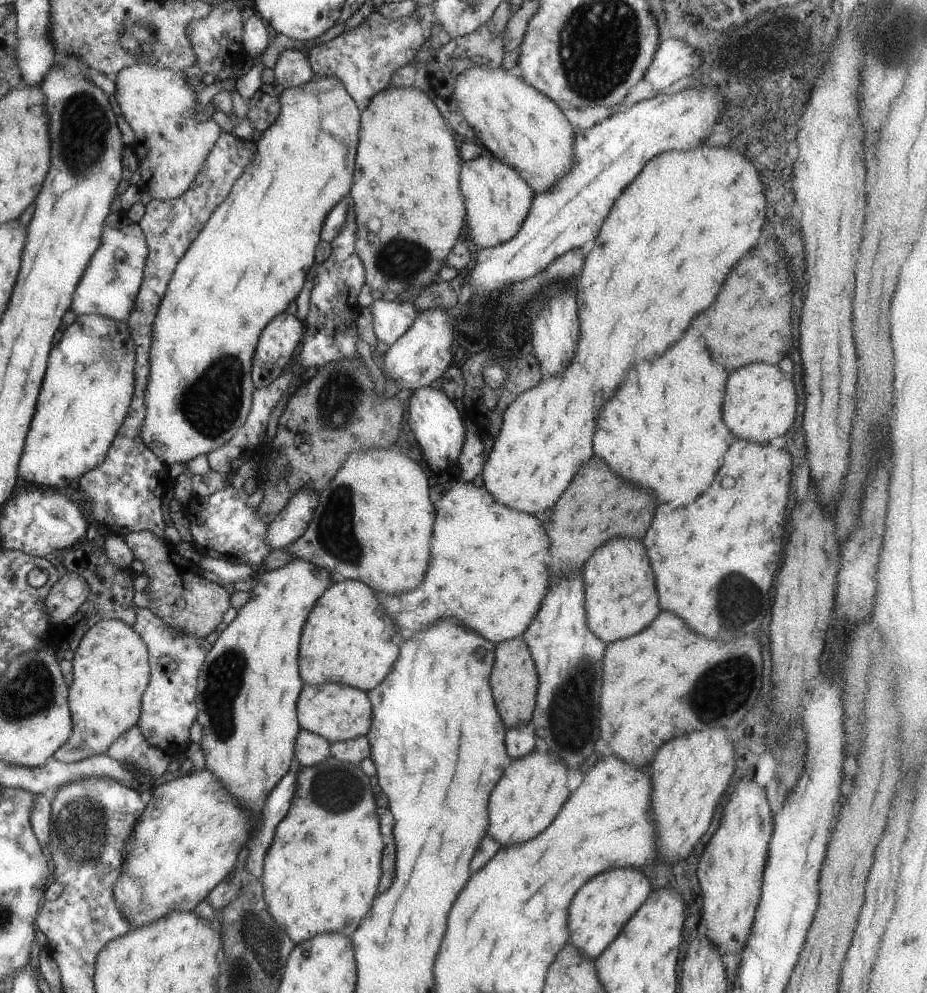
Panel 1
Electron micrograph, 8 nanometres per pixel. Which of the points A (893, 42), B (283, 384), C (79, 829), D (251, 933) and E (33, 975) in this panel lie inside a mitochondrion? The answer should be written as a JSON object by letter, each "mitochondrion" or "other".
{"A":"mitochondrion","B":"other","C":"mitochondrion","D":"mitochondrion","E":"other"}

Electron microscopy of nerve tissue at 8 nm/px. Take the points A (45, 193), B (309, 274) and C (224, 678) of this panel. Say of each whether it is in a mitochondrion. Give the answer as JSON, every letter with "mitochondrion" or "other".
{"A":"other","B":"other","C":"mitochondrion"}

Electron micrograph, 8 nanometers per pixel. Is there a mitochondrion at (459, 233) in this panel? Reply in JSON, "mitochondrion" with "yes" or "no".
{"mitochondrion":"no"}

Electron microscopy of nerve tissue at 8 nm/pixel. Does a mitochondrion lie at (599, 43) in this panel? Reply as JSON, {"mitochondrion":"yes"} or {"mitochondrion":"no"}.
{"mitochondrion":"yes"}

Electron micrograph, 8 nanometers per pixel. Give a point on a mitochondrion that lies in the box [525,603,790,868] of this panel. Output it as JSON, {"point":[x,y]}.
{"point":[570,720]}

